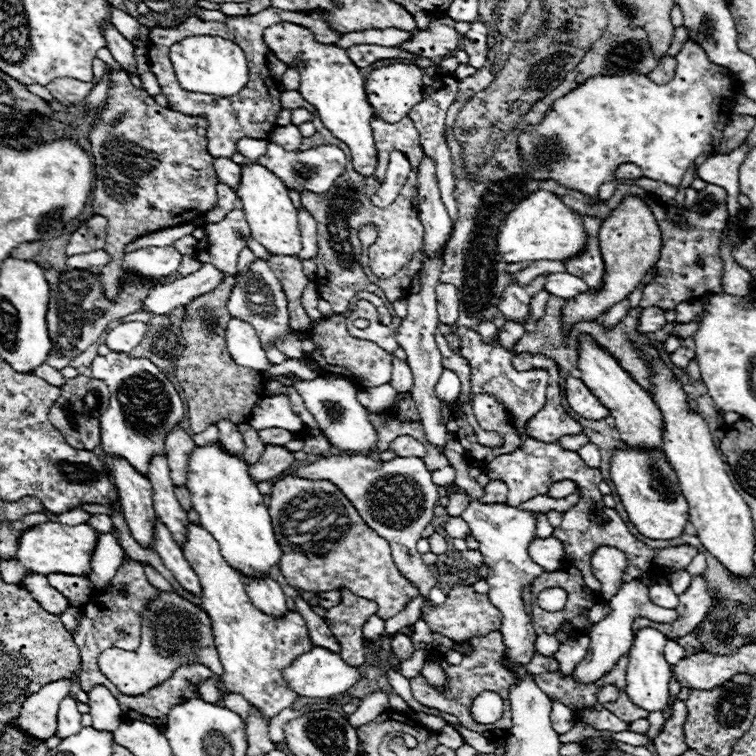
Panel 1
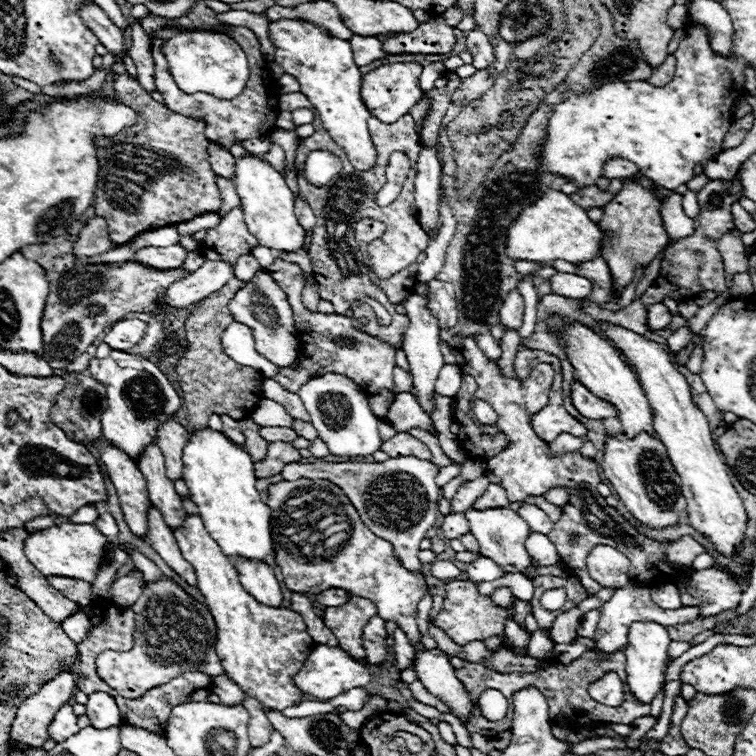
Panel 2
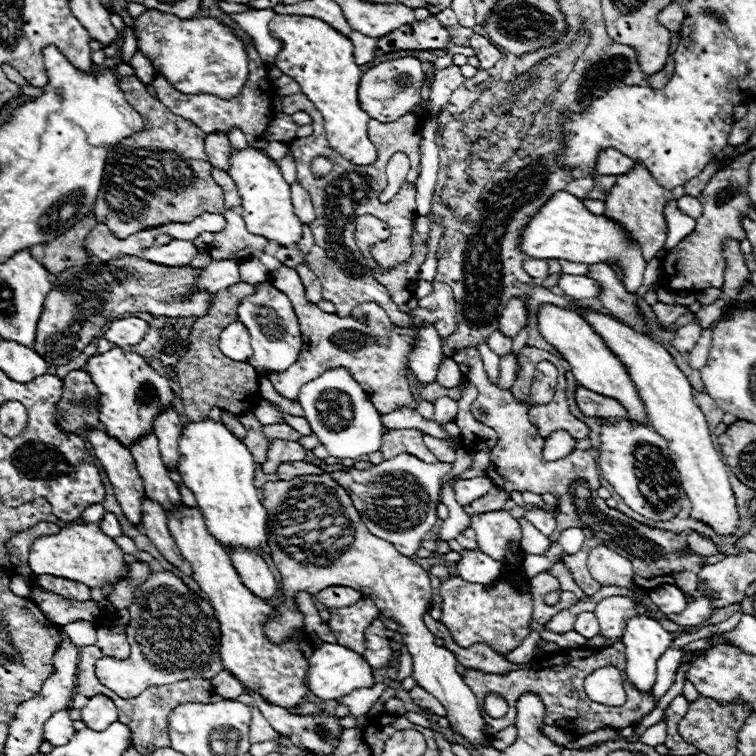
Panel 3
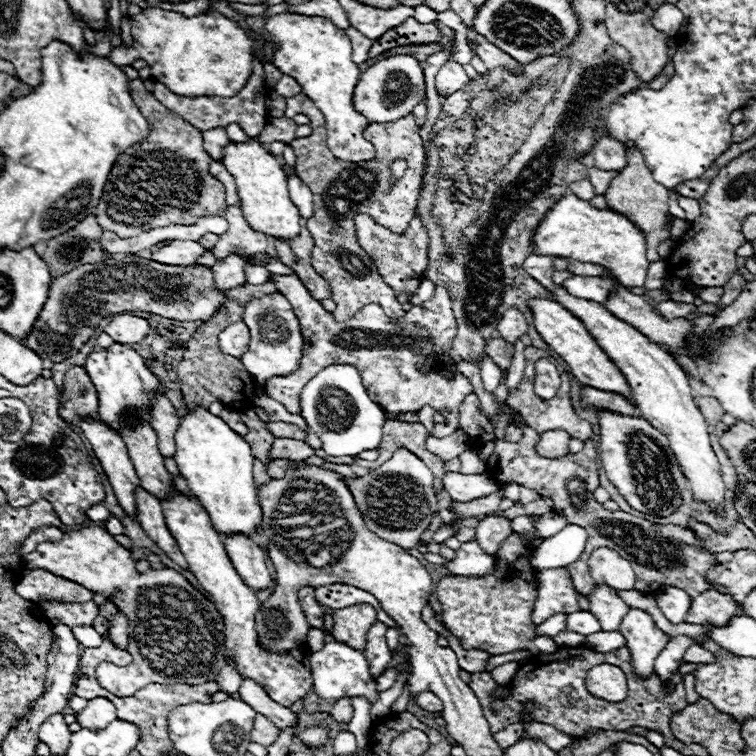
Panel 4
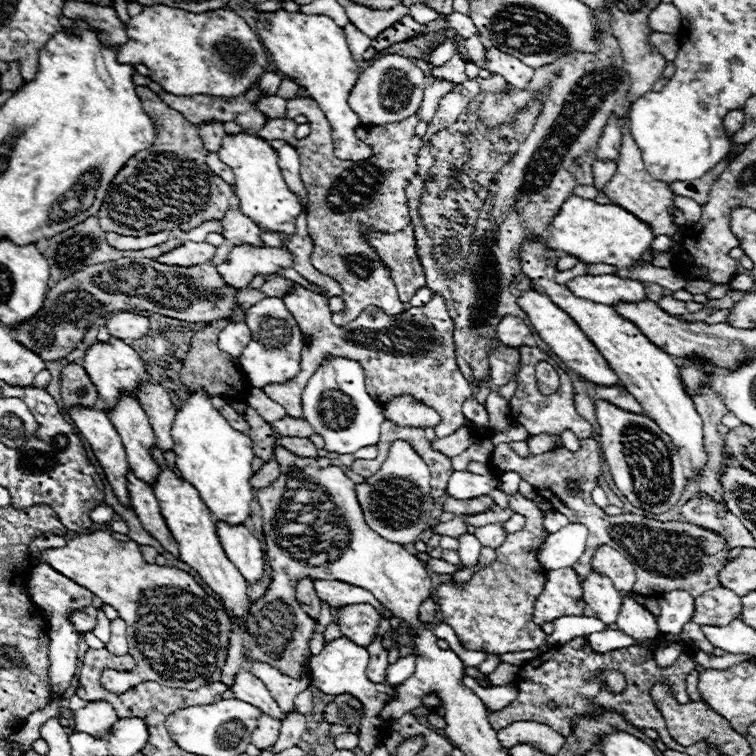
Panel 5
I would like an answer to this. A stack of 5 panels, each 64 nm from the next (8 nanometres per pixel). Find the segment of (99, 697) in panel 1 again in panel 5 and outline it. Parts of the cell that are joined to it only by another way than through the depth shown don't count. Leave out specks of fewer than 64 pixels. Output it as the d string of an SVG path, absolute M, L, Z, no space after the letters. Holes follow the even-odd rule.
M96 700L96 702L88 702L86 708L78 710L74 714L74 728L76 730L84 730L86 734L104 734L104 730L108 730L108 726L112 726L112 722L116 722L116 710L112 706L108 706L108 702Z

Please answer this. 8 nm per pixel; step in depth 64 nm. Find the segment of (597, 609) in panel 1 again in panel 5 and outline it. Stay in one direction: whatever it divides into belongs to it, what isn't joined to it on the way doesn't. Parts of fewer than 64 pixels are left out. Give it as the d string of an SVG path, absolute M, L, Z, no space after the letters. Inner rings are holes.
M584 614L582 616L562 616L562 618L556 618L554 624L556 624L554 634L550 634L546 638L550 648L568 642L574 636L584 636L584 634L608 630L598 618L590 618L590 616L584 616Z

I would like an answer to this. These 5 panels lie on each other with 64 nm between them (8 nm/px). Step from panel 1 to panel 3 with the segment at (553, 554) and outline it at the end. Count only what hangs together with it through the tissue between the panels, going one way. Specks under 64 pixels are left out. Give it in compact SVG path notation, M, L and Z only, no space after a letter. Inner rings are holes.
M520 518L522 524L522 550L526 554L546 554L550 548L550 540L548 536L544 536L542 532L538 532L528 520Z

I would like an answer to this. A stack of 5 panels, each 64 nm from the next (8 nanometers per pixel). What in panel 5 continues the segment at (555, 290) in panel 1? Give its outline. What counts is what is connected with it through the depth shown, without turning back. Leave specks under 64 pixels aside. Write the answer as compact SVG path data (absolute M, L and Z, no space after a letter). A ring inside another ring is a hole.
M602 274L602 276L576 276L568 282L568 288L578 298L586 298L600 304L616 304L616 302L638 302L646 296L644 285L636 284L632 280L624 282L616 278L616 274Z

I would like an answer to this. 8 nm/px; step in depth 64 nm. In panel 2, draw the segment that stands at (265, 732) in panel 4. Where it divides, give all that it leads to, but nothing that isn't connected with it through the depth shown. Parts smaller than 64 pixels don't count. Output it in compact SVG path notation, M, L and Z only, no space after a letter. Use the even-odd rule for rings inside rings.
M244 698L244 706L250 714L250 724L248 724L248 736L250 736L250 744L252 748L258 748L258 746L264 746L270 738L270 732L272 732L272 724L268 722L264 710L260 708L260 704L252 698Z

